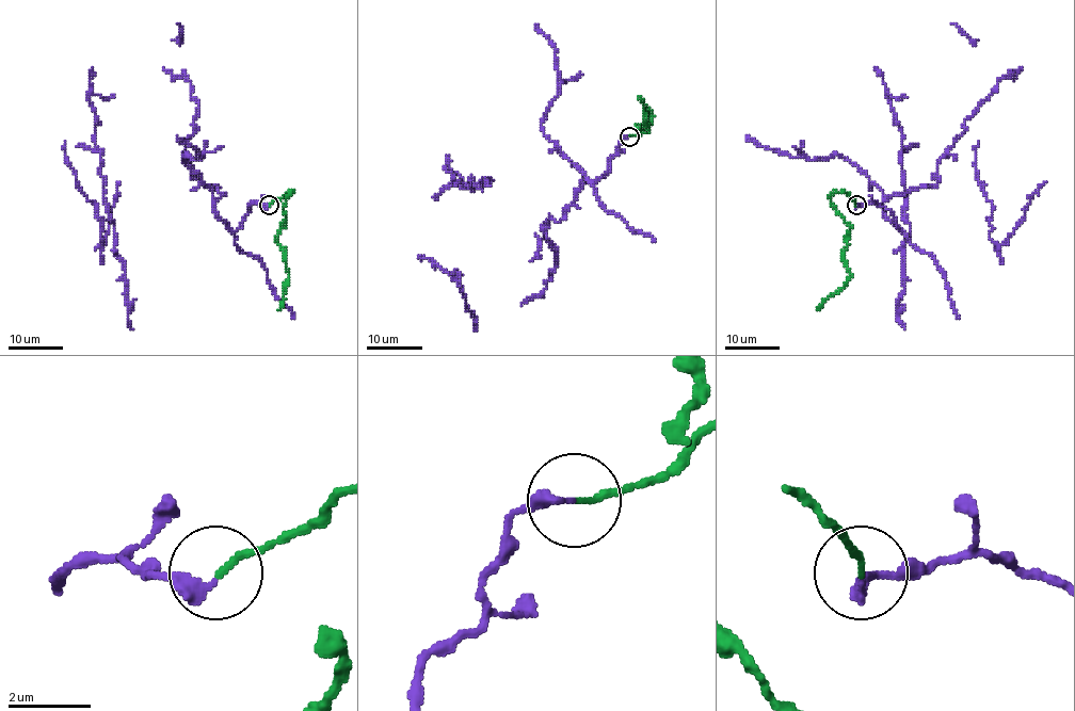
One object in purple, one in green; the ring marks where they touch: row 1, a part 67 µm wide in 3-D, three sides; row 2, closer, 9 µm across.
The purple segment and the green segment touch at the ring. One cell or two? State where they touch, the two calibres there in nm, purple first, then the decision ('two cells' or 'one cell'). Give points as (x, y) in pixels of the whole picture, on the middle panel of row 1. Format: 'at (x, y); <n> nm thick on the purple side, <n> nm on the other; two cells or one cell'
at (629, 136); 300 nm thick on the purple side, 140 nm on the other; one cell

